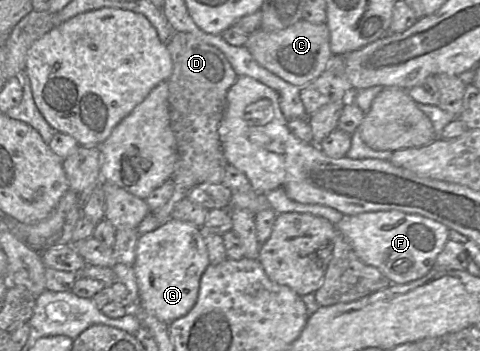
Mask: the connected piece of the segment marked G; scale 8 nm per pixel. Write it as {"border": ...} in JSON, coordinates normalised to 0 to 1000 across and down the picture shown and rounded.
{"border":[[[363,621],[335,632],[329,650],[288,675],[277,772],[290,863],[313,897],[354,923],[388,897],[406,869],[417,792],[435,752],[427,675],[417,647]]]}

